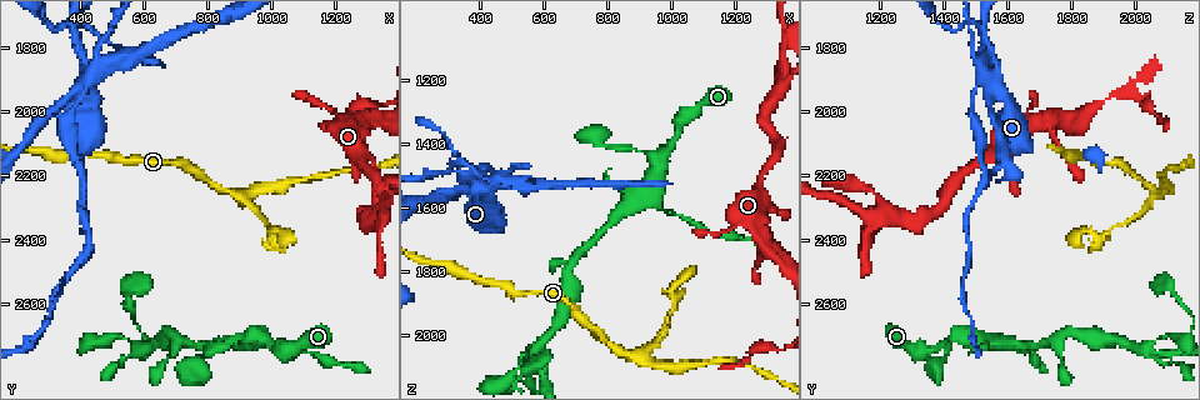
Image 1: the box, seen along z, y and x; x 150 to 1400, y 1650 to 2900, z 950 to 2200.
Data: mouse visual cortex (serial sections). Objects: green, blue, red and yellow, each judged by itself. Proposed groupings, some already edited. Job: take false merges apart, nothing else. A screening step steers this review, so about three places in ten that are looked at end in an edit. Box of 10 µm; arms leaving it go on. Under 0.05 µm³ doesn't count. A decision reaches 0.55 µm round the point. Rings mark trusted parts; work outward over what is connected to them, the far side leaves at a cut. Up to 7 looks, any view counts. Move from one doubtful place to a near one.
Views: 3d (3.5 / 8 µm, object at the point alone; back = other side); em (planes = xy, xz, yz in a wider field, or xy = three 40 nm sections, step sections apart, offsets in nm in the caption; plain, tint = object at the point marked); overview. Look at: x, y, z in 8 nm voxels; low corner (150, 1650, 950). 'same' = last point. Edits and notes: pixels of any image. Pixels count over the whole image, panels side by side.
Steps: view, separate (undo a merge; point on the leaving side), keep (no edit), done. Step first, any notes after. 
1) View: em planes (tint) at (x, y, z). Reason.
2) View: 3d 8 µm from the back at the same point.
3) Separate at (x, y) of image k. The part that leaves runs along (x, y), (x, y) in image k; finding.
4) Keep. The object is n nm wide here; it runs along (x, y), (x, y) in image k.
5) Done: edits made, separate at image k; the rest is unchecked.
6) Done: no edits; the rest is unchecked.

View: 3d 3.5 µm at (880, 2250, 2080). A fork.

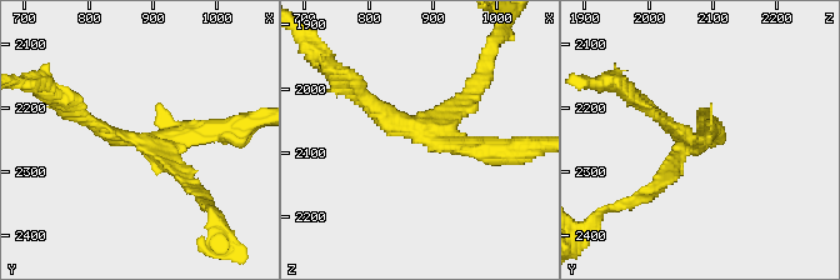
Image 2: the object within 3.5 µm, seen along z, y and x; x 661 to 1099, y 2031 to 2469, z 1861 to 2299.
View: em xy step 1 (tint) at (890, 2255, 2075). 3 arms meet here; the arms are 150, 200, 250 nm wide.

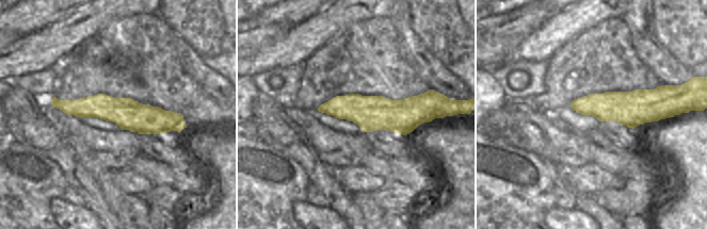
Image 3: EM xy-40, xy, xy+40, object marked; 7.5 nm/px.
Keep. It runs along (358, 96), (391, 125), (504, 150) in image 2; continuous, no second cell.

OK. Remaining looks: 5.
View: 3d 3.5 µm at (910, 2710, 1560). Small branch off a trunk.

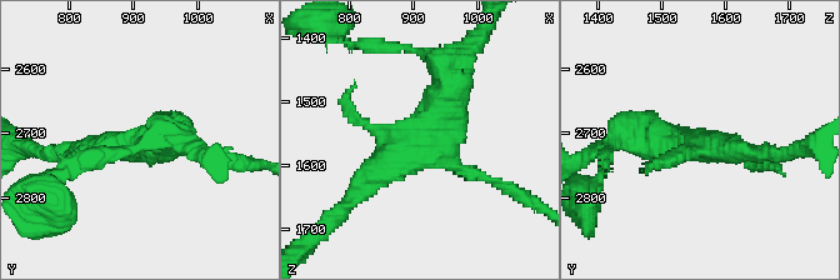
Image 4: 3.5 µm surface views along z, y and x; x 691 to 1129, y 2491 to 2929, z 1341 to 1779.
View: em xy step 1 (tint) at (920, 2715, 1555).

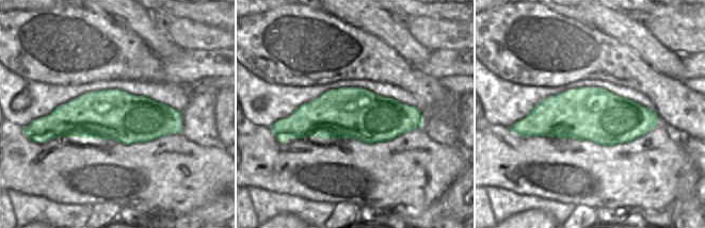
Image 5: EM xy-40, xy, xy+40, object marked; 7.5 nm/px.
Keep. The object is 380 nm wide here; it runs along (420, 117), (310, 118), (285, 123) in image 5; one cell here.

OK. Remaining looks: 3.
View: 3d 3.5 µm at (720, 2710, 1740).

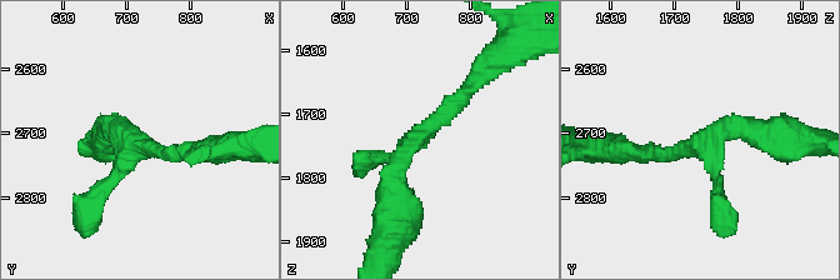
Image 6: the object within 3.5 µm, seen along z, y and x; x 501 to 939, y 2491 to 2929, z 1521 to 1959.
View: em xy step 2 (tint) at (715, 2720, 1735).

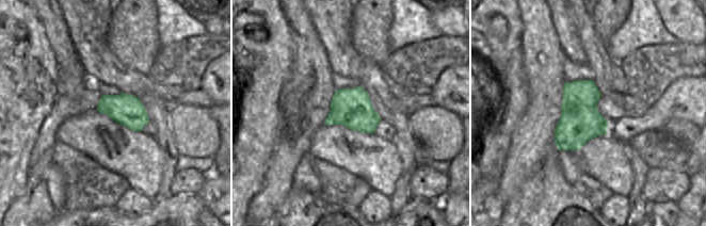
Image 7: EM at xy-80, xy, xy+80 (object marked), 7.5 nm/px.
Keep. All the same cell.

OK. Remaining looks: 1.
Done: no edits; the rest is unchecked.

